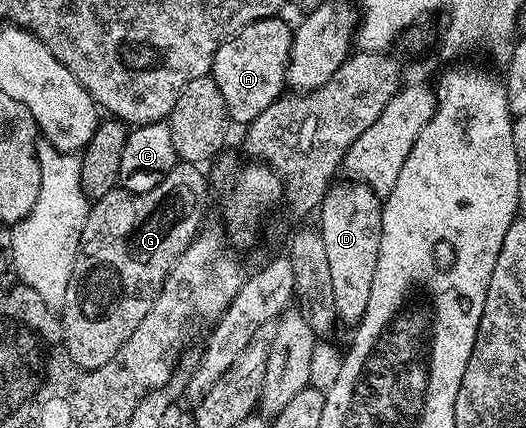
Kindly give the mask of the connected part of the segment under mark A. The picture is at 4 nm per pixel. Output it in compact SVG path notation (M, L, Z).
M270 16L266 20L257 20L244 26L237 34L230 36L218 47L214 55L212 75L216 86L220 86L220 94L224 94L224 106L231 121L236 125L251 124L272 102L276 102L283 95L286 83L286 67L289 64L289 54L292 50L293 31L291 25L286 25L282 18Z

